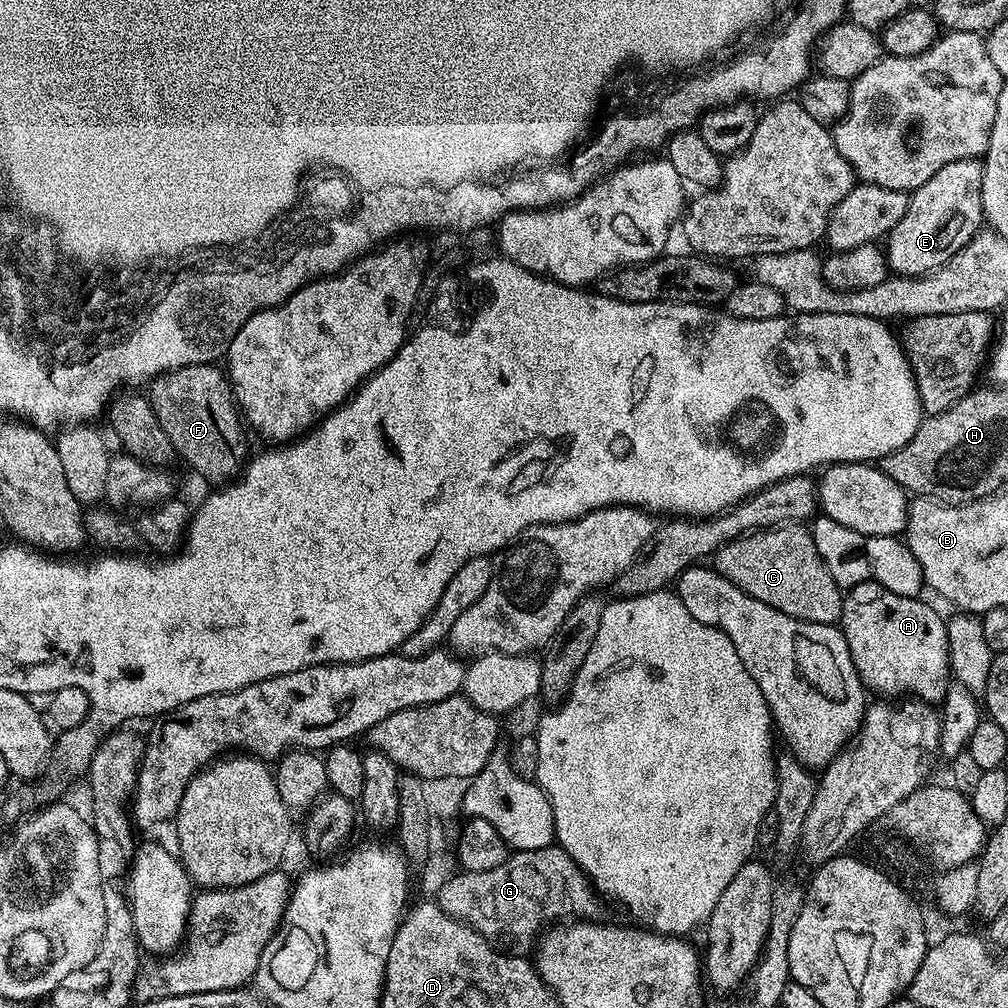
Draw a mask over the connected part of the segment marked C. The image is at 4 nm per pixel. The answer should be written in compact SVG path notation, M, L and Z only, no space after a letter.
M785 524L739 536L714 553L714 567L734 586L750 594L750 598L758 598L758 602L766 602L766 606L782 610L790 618L839 625L844 592L830 578L830 570L826 570L822 558L818 558L814 538L804 524Z

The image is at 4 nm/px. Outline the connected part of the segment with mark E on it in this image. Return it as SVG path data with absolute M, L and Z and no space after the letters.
M979 159L952 162L909 195L906 214L902 214L886 237L886 259L895 275L924 276L941 268L962 246L972 243L985 223L983 173L984 165Z

